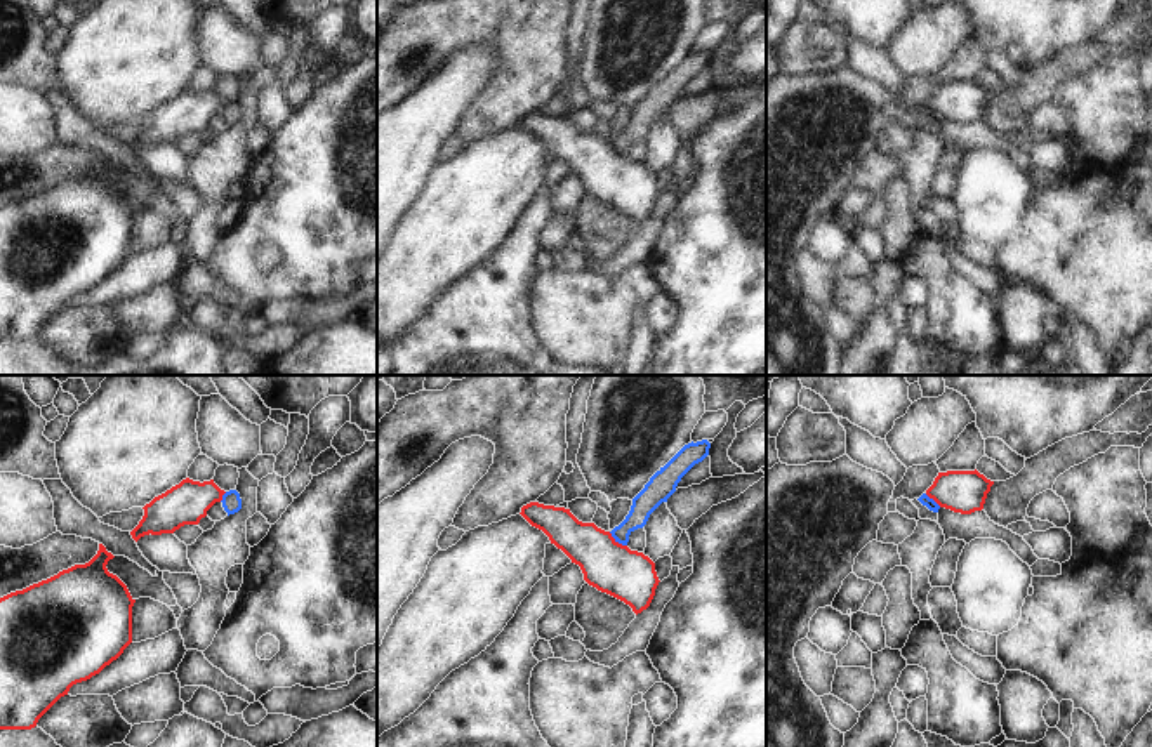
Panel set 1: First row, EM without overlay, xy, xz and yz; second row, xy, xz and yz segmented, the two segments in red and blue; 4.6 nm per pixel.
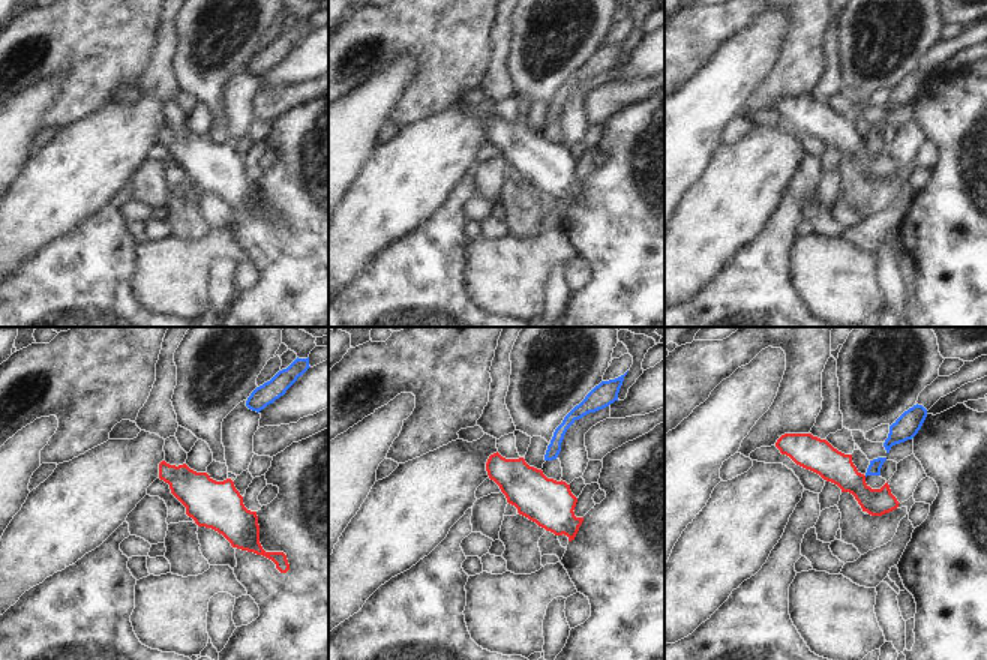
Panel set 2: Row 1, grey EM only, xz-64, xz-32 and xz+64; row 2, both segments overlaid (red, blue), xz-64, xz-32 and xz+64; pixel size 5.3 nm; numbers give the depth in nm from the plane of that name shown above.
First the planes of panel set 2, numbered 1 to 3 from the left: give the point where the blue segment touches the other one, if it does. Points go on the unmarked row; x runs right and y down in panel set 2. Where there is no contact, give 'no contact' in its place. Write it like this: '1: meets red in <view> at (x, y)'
1: no contact
2: no contact
3: no contact

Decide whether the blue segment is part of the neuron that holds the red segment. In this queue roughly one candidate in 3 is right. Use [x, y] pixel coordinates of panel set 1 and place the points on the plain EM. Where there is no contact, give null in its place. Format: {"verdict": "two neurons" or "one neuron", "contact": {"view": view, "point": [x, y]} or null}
{"verdict": "two neurons", "contact": {"view": "xz", "point": [617, 153]}}

